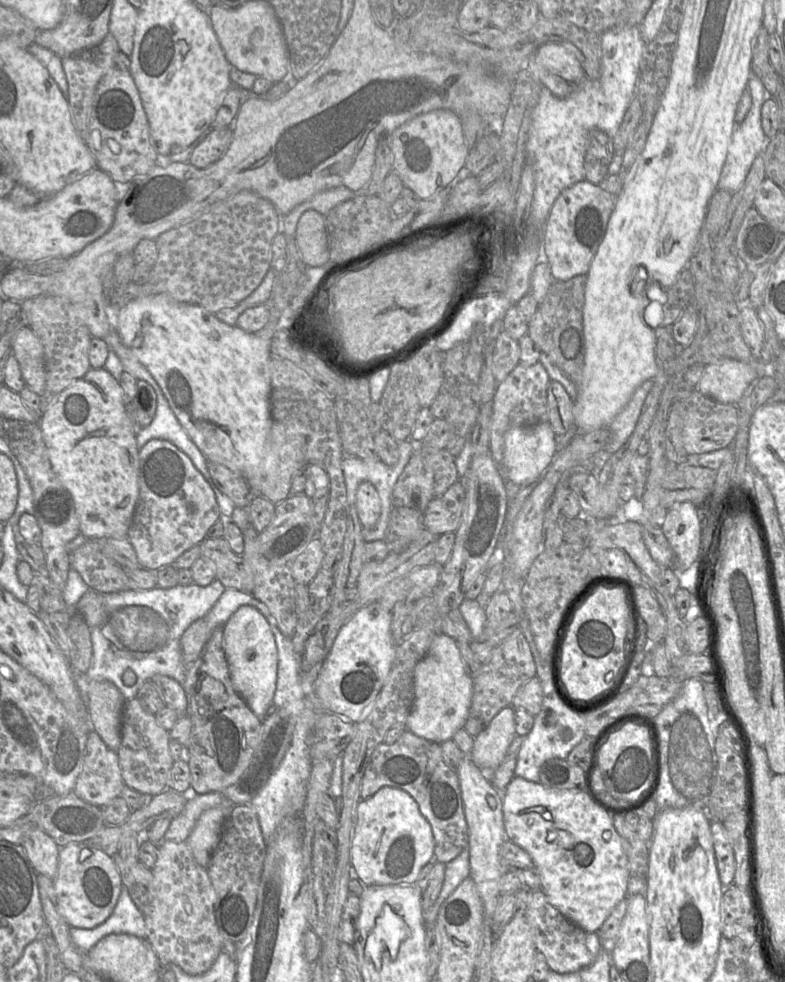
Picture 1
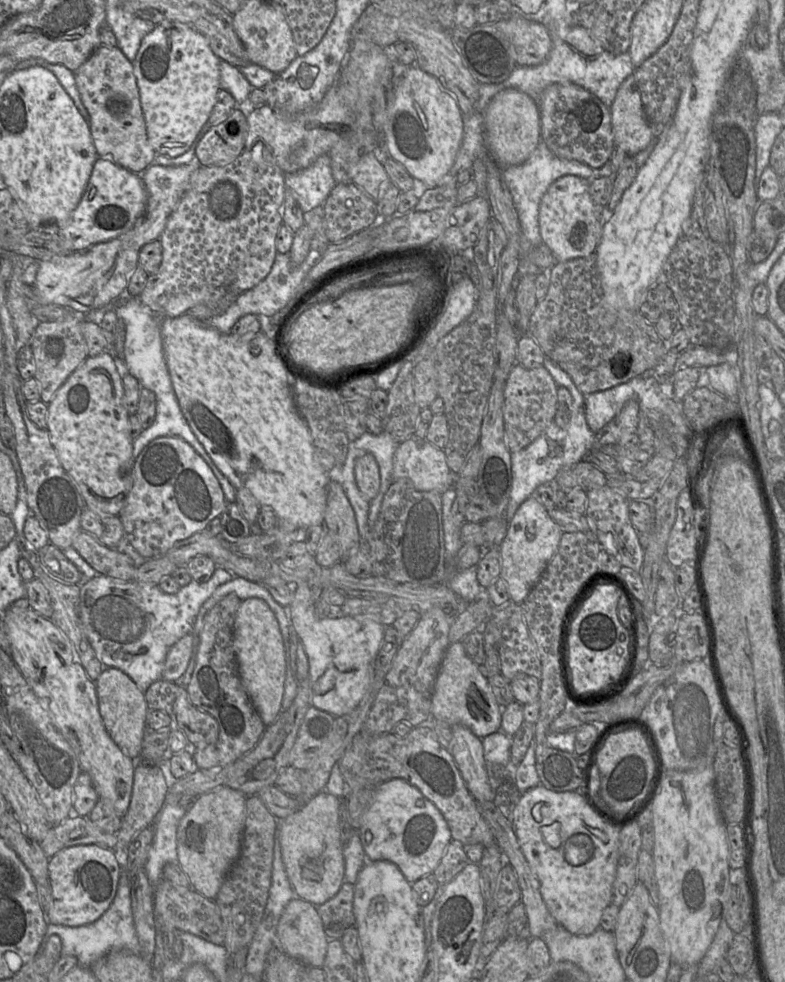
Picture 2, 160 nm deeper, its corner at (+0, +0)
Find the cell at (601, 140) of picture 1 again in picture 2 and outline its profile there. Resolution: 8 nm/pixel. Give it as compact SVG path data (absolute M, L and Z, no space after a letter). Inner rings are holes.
M571 83L547 86L537 101L541 117L541 140L557 157L584 163L599 170L615 148L610 108L588 90Z

